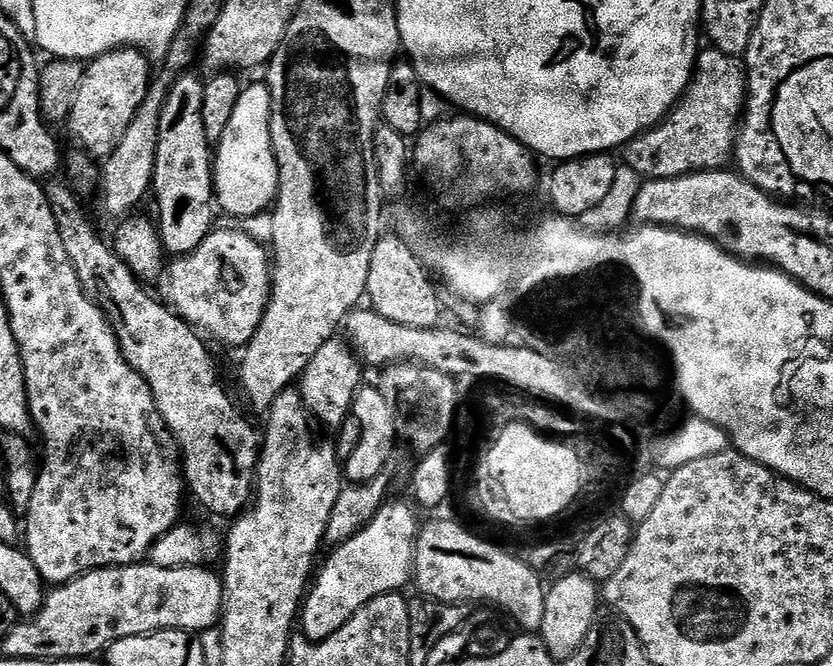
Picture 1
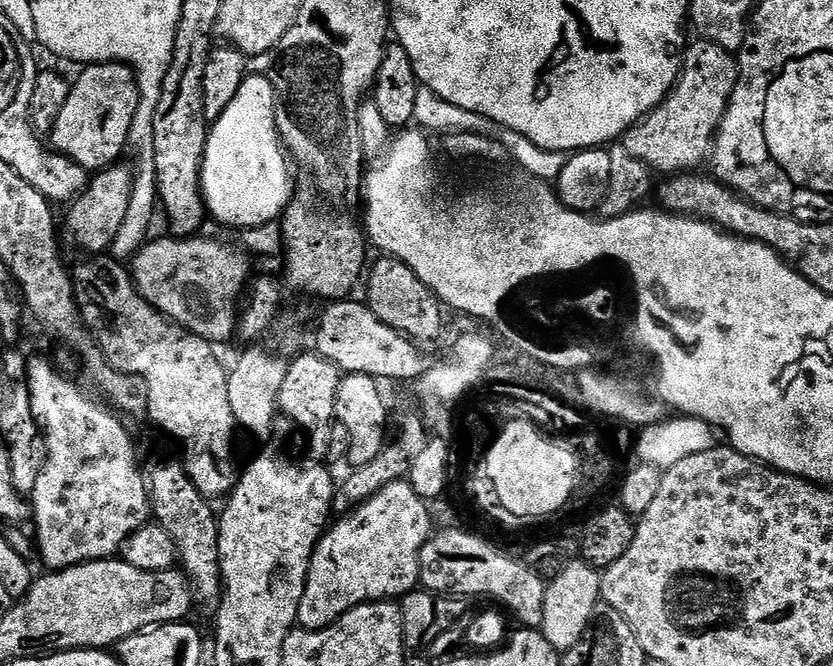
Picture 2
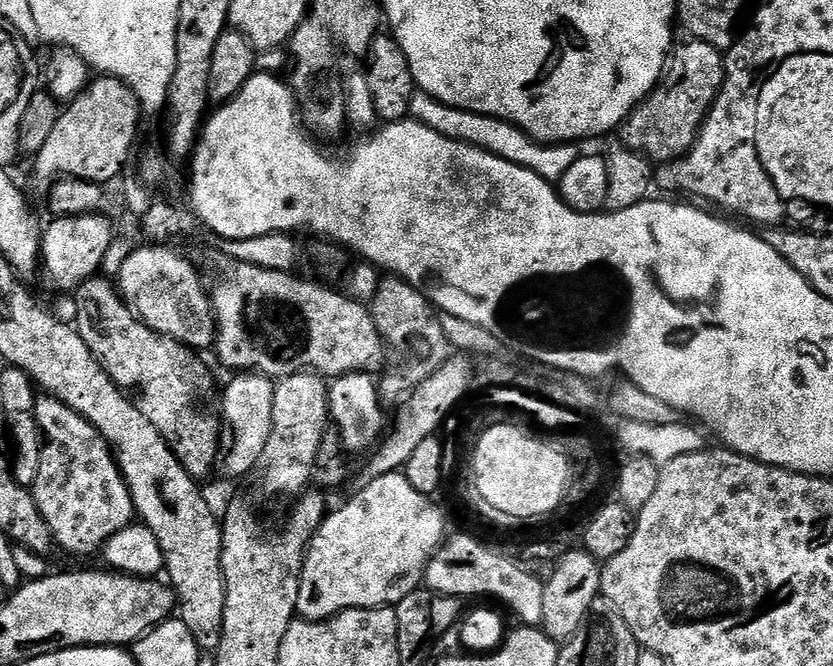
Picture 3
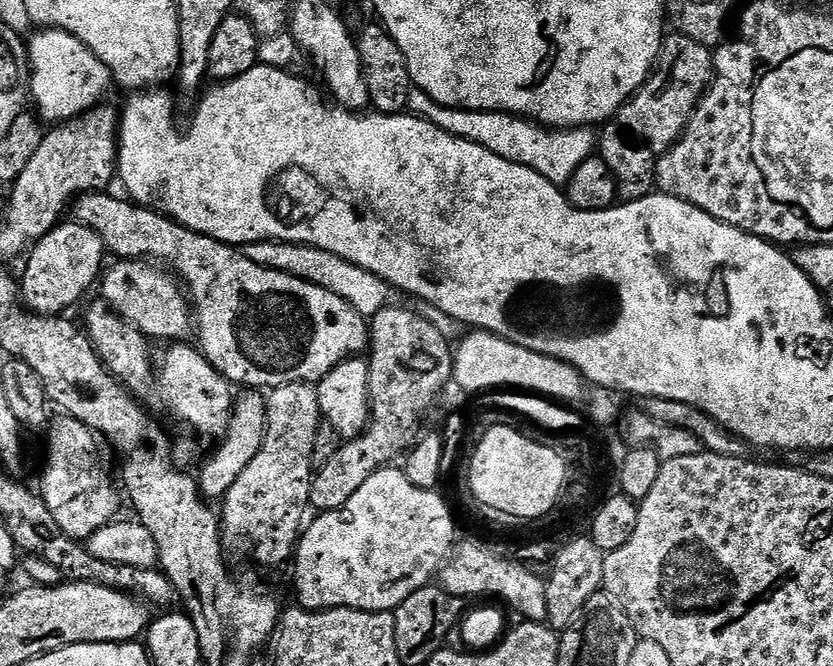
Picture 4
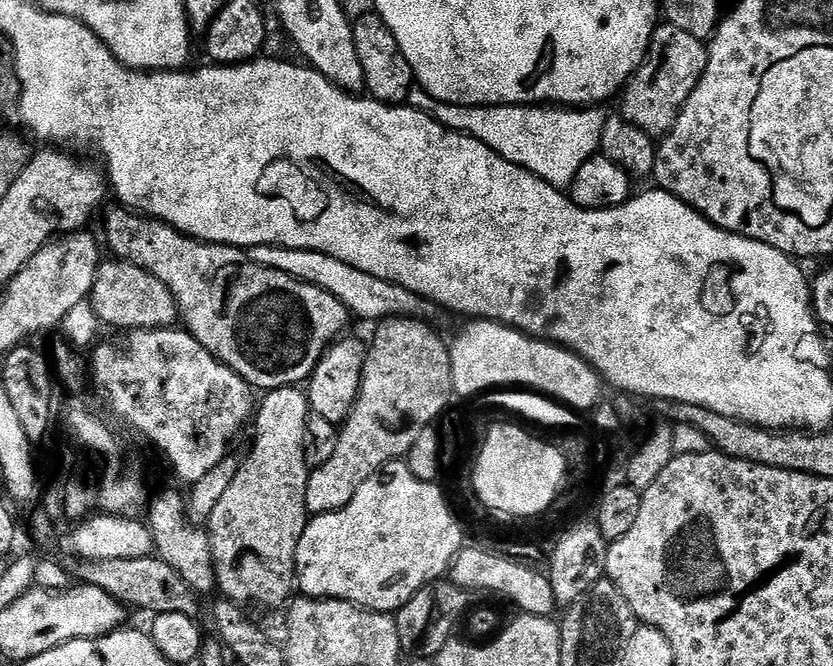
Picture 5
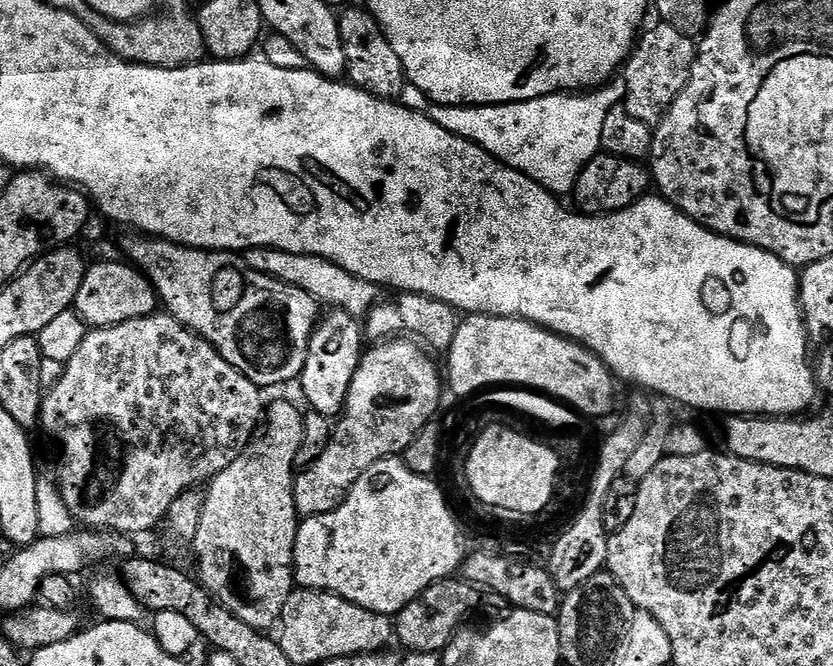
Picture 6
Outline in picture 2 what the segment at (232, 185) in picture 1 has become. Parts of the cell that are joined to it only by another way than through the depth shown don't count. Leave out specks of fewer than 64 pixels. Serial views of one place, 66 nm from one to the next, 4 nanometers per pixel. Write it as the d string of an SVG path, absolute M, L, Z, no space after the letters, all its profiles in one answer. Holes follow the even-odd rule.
M249 74L242 82L242 87L238 90L238 98L234 98L234 102L230 102L230 106L226 106L222 118L215 120L208 133L206 150L204 151L204 165L200 175L200 188L204 191L204 206L207 215L215 220L217 224L223 224L225 229L228 230L253 228L254 226L262 226L263 224L279 221L283 217L285 210L288 209L288 203L292 201L294 195L294 172L292 180L291 171L293 172L293 169L290 167L290 157L285 152L284 144L280 141L280 135L276 129L276 91L272 81L267 75L256 76L256 74Z

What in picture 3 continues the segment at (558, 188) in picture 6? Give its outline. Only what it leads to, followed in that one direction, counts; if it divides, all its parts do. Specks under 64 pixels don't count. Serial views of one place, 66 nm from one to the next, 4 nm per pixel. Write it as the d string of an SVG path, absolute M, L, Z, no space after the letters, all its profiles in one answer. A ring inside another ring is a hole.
M419 90L412 95L410 116L418 123L430 126L430 130L438 130L438 134L442 134L446 138L457 140L463 144L472 144L506 162L514 162L526 170L534 170L534 174L538 174L549 182L560 181L562 174L566 174L566 170L570 170L570 166L574 166L578 155L575 143L541 144L539 140L533 140L531 136L510 122L443 104L441 100L436 100L430 94Z

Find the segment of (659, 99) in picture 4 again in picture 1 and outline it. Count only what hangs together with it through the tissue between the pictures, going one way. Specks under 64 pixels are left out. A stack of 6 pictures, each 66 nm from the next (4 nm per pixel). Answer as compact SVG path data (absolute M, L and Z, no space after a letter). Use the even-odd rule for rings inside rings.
M711 46L705 47L696 57L696 71L692 81L684 91L680 101L671 113L664 117L654 128L635 136L622 149L623 163L635 170L641 178L661 180L675 176L687 176L689 172L706 172L720 170L724 164L733 159L736 147L736 134L744 114L744 101L748 94L748 78L743 63L730 54L722 54L722 50Z

